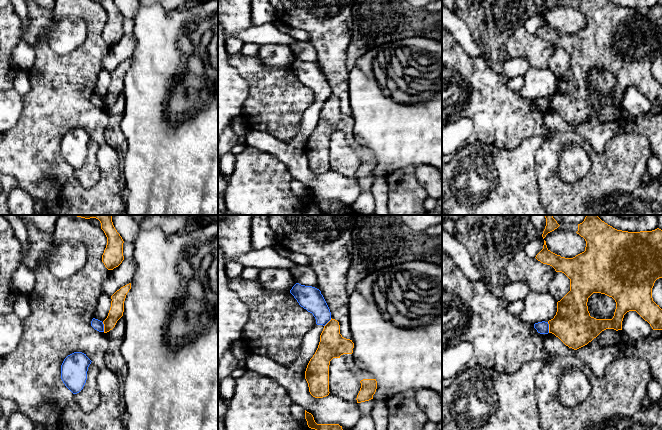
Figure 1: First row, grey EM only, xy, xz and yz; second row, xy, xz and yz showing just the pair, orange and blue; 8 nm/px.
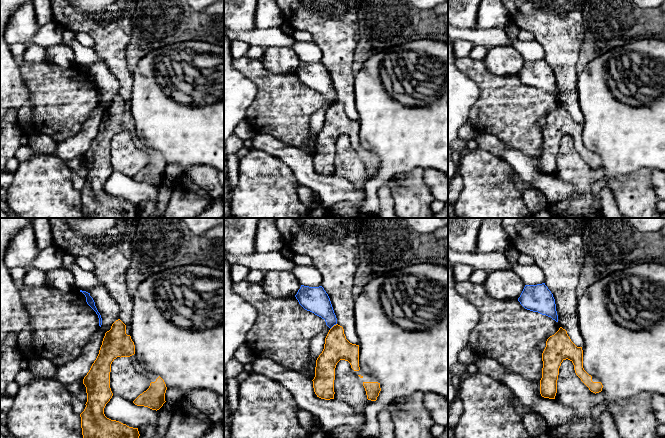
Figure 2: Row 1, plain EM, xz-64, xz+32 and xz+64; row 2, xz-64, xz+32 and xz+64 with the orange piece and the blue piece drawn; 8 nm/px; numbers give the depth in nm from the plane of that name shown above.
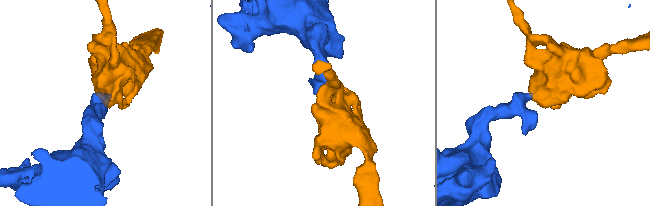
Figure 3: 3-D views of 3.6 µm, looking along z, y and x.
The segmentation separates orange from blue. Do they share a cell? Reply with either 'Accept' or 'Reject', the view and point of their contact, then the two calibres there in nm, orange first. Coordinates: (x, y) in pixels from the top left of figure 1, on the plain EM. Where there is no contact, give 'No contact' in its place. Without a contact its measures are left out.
Reject. Touches orange at yz (549, 103). Thickness 320 nm (orange) against 100 nm

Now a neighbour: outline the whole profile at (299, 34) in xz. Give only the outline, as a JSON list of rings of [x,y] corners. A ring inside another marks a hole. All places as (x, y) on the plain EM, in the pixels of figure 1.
[[[290,28],[288,34],[297,41],[305,41],[305,42],[310,41],[309,34],[303,29]]]

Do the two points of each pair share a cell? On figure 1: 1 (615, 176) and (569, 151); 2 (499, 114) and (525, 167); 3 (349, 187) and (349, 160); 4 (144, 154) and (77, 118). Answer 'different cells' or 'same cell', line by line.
1: different cells
2: different cells
3: different cells
4: different cells

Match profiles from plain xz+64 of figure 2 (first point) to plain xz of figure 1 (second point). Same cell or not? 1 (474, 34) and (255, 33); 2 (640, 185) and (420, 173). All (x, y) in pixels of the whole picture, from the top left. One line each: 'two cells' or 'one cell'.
1: one cell
2: two cells

